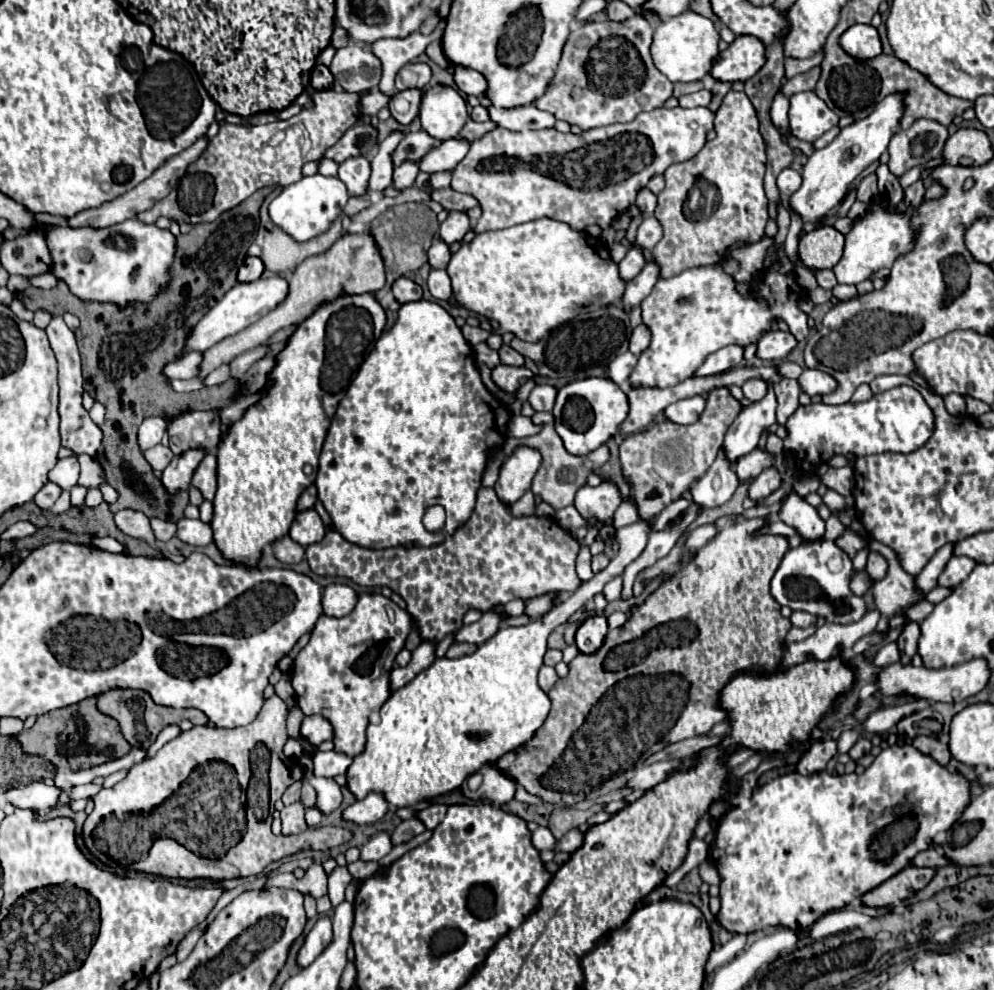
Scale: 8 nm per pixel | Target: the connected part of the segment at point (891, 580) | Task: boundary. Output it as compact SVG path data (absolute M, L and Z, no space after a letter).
M874 539L869 541L869 549L883 555L889 563L887 575L879 581L873 581L873 585L869 587L869 595L873 597L875 607L881 611L879 627L887 627L887 621L891 615L899 613L909 603L915 603L917 599L921 599L921 595L915 591L913 575L901 569L893 549Z

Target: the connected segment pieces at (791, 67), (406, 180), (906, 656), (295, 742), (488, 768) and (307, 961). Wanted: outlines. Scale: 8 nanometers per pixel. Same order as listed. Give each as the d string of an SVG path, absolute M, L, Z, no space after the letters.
M820 52L820 59L817 57L811 57L811 59L805 59L805 61L799 61L799 59L794 59L791 57L785 58L785 76L787 79L795 77L797 73L805 73L809 71L811 67L819 65L824 58L824 53Z
M405 159L399 167L395 167L393 173L393 187L395 189L407 189L415 183L415 177L419 173L419 165L411 159Z
M915 621L905 623L897 639L897 647L901 651L901 663L911 663L911 657L917 653L917 639L919 639L919 623Z
M303 737L299 739L289 739L285 743L285 755L287 757L301 757L303 755Z
M493 763L483 765L481 775L483 775L483 783L477 791L471 791L467 787L467 783L461 785L463 793L469 799L481 799L481 801L487 801L491 805L503 805L515 797L517 781L511 779L507 773L503 773L497 765L493 765Z
M323 915L313 925L313 929L307 933L303 947L297 953L297 965L299 967L309 967L315 961L315 957L319 957L323 953L323 949L329 945L331 939L333 939L331 919L327 915Z

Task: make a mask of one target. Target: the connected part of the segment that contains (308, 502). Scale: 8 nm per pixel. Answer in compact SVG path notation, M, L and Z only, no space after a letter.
M311 485L311 487L307 487L307 489L301 493L301 497L299 497L299 501L297 501L297 511L311 509L311 507L315 505L315 499L317 499L317 489L315 489L315 485Z

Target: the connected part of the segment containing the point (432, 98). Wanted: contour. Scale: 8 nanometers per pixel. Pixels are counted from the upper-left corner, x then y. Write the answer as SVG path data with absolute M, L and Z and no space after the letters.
M435 85L423 93L419 119L431 137L455 137L469 119L467 103L457 89Z

